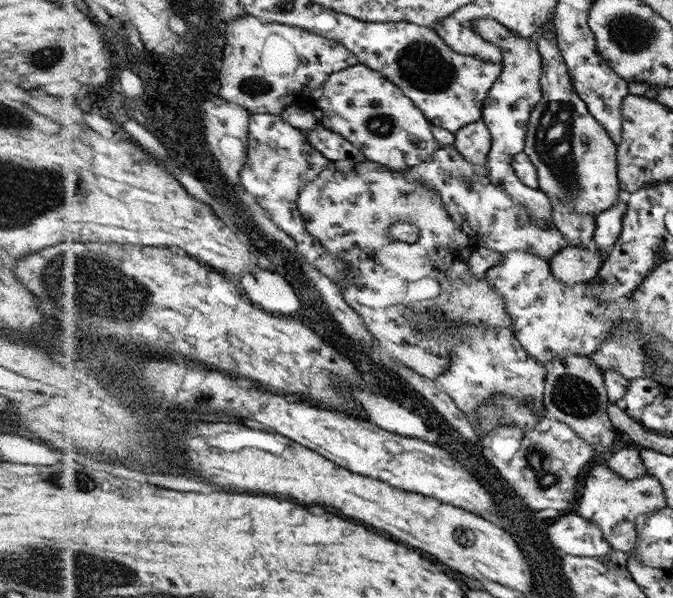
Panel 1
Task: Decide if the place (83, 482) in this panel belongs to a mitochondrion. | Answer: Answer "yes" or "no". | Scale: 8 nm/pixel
yes

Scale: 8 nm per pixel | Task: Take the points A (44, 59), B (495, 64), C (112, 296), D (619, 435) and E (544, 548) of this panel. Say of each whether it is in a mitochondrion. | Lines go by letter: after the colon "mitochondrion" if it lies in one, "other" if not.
A: mitochondrion
B: other
C: mitochondrion
D: other
E: other

